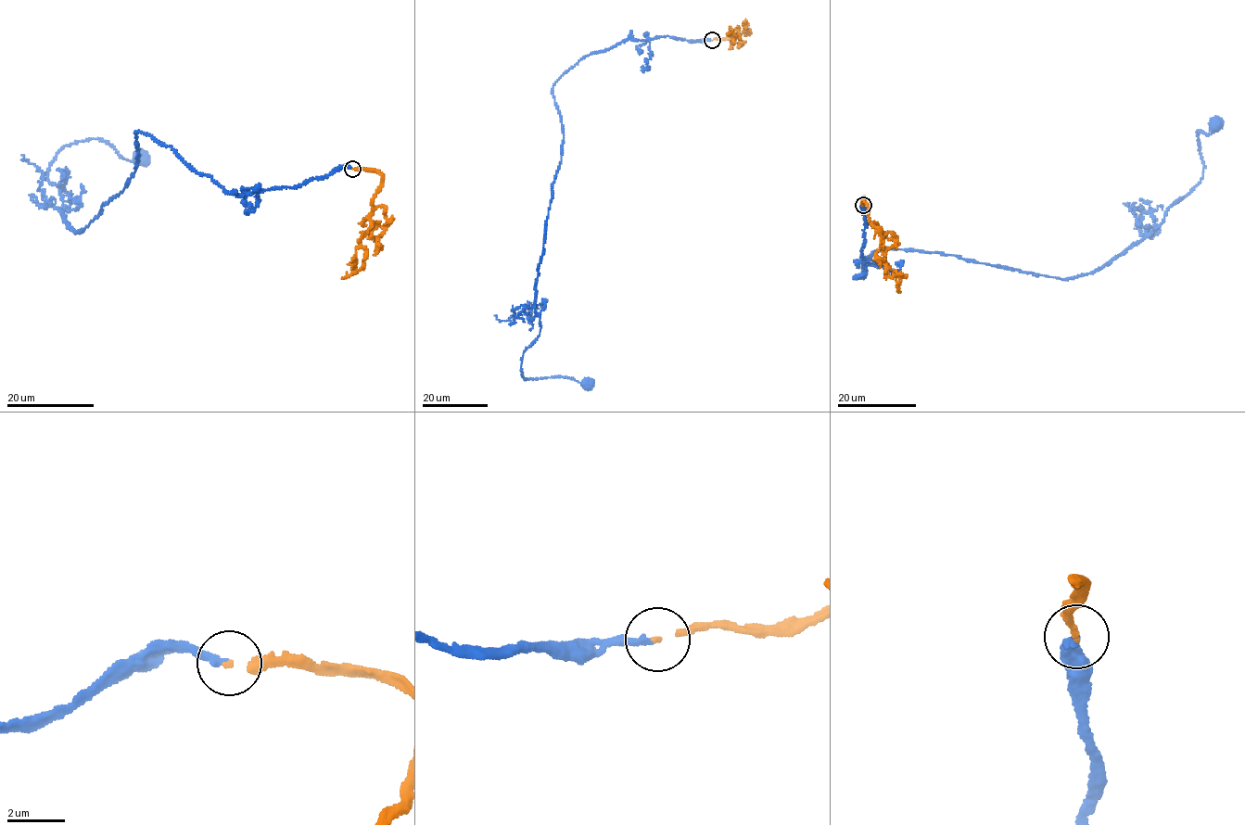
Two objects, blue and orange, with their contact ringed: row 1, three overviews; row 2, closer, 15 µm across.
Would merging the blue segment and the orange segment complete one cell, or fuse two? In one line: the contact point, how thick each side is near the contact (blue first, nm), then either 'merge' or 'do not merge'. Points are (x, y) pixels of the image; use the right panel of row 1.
at (863, 205); 240 nm thick on the blue side, 150 nm on the other; merge

